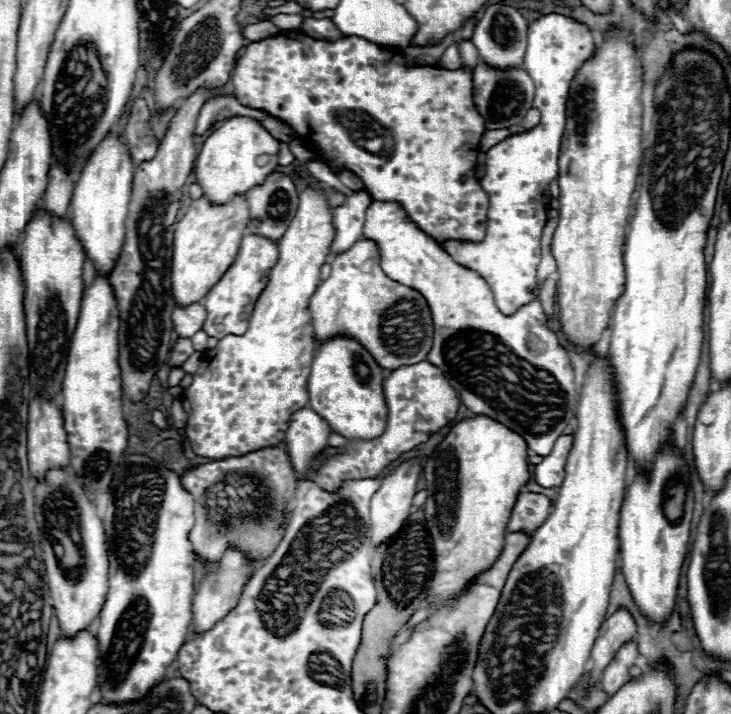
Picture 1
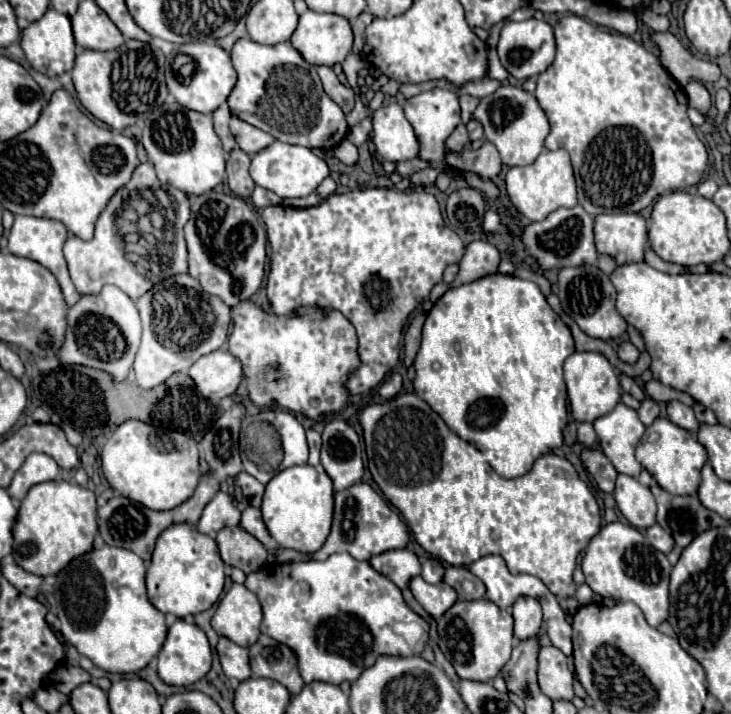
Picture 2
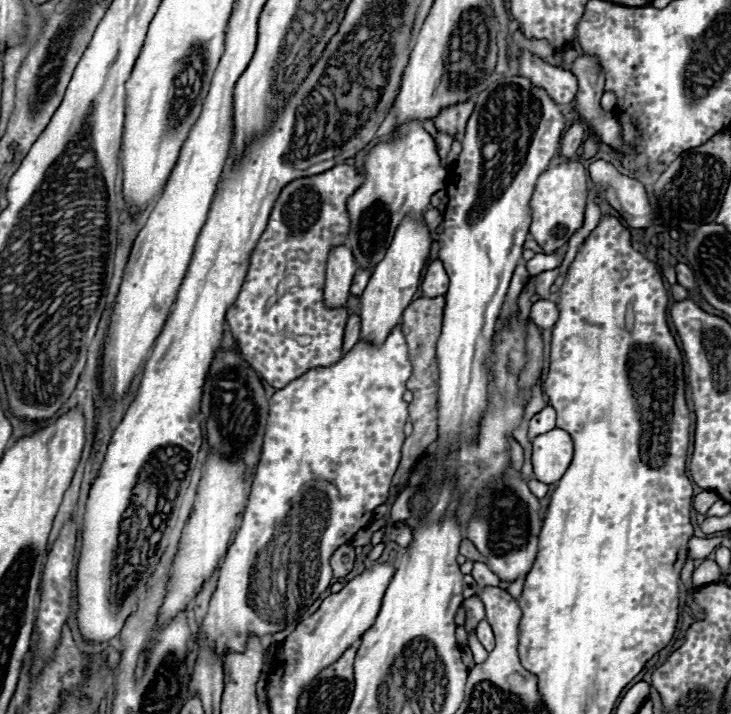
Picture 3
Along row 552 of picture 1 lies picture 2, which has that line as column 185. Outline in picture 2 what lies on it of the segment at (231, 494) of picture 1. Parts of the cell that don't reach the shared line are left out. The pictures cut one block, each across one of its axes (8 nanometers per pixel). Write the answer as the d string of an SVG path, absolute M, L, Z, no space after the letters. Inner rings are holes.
M150 162L140 164L132 172L130 182L124 188L120 188L112 196L108 206L102 210L102 214L96 222L94 238L86 242L86 240L80 240L78 236L70 236L66 240L64 258L68 262L70 278L76 286L76 290L80 294L98 294L102 286L114 284L120 290L124 290L132 300L138 300L146 290L152 288L152 284L160 282L160 278L188 272L188 258L186 258L188 252L186 252L184 236L182 236L182 228L184 228L184 222L188 222L188 218L190 218L190 202L188 202L186 194L176 188L162 186L160 180L156 178L154 166ZM126 250L150 250L150 254L138 252L138 254L134 254L134 258L126 258Z

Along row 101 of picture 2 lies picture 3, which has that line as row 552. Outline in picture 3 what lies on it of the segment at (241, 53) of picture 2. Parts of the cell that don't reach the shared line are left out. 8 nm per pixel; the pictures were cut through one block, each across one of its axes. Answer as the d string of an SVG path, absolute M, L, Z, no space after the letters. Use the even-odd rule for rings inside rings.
M398 324L382 346L376 348L358 340L356 348L336 364L308 370L270 398L262 458L254 474L250 500L242 526L218 570L218 588L202 620L204 646L218 658L224 660L230 652L244 652L250 636L264 638L296 624L332 584L332 552L370 524L374 508L388 498L390 480L398 468L400 448L406 438L402 430L408 420L408 404L402 396L410 374L408 346Z

